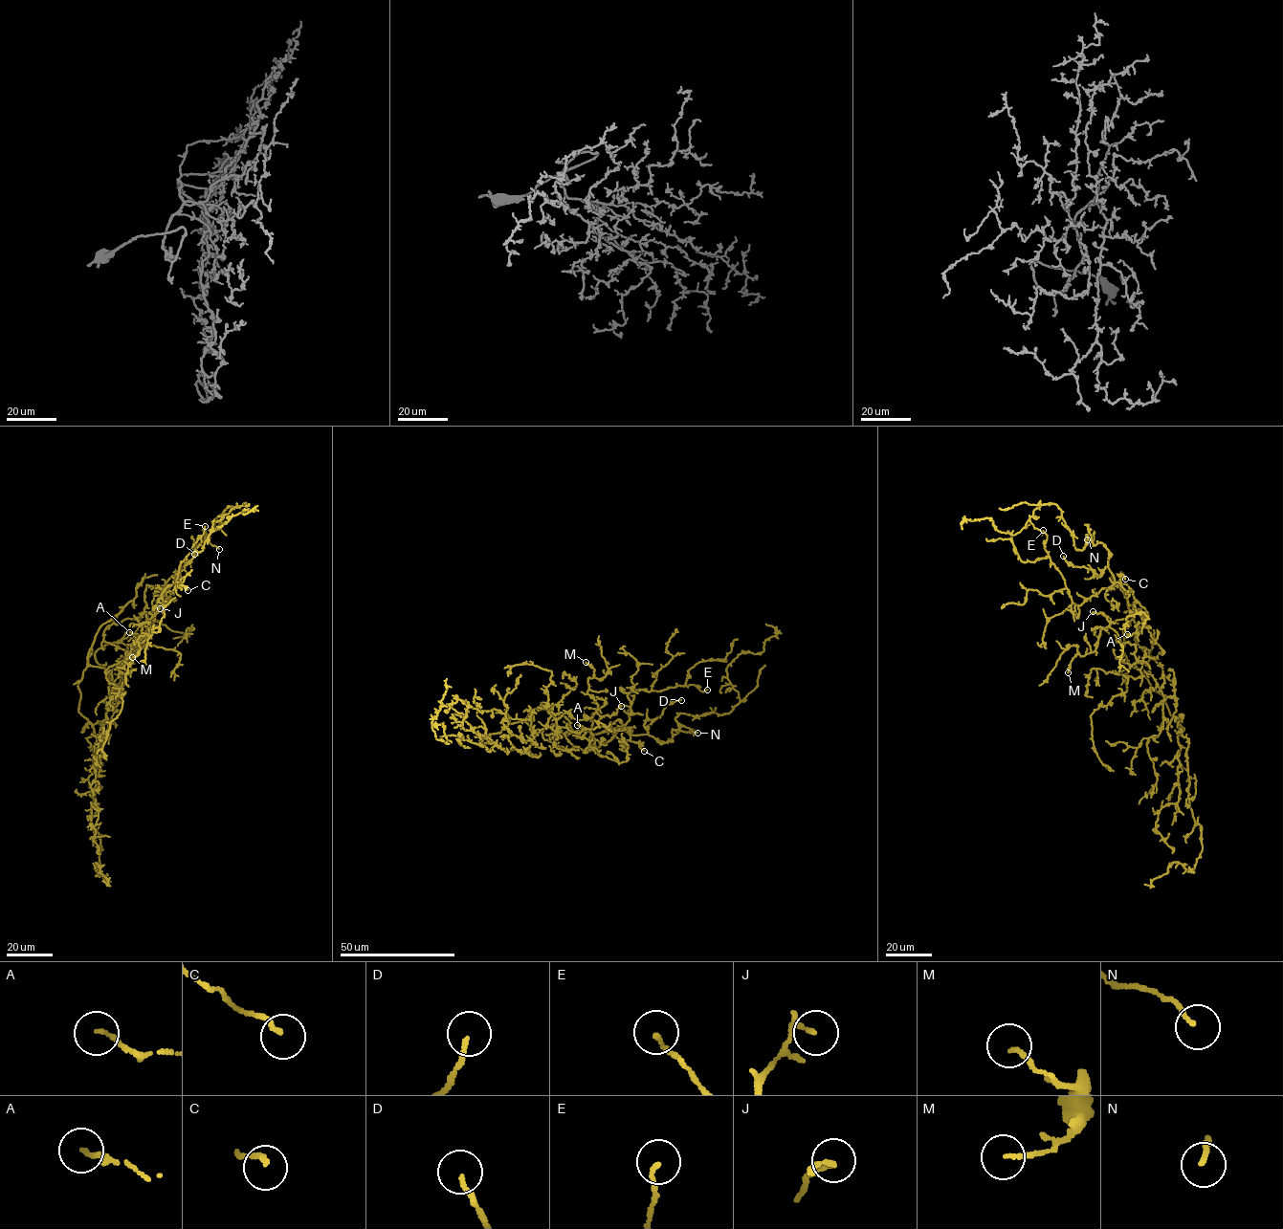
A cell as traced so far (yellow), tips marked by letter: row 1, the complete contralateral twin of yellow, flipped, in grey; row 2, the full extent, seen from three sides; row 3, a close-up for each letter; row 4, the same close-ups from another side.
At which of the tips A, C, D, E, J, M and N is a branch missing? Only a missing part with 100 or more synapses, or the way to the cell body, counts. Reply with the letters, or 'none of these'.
C

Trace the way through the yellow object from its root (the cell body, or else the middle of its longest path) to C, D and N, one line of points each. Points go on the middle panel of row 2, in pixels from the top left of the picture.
C: (570, 727), (572, 730), (564, 733), (566, 738), (585, 752), (610, 739), (625, 725), (630, 739), (644, 751)
D: (570, 727), (566, 738), (589, 751), (619, 731), (645, 735), (645, 721), (658, 717), (666, 705), (681, 700)
N: (570, 727), (566, 738), (585, 752), (620, 731), (665, 742), (682, 726), (697, 733)

